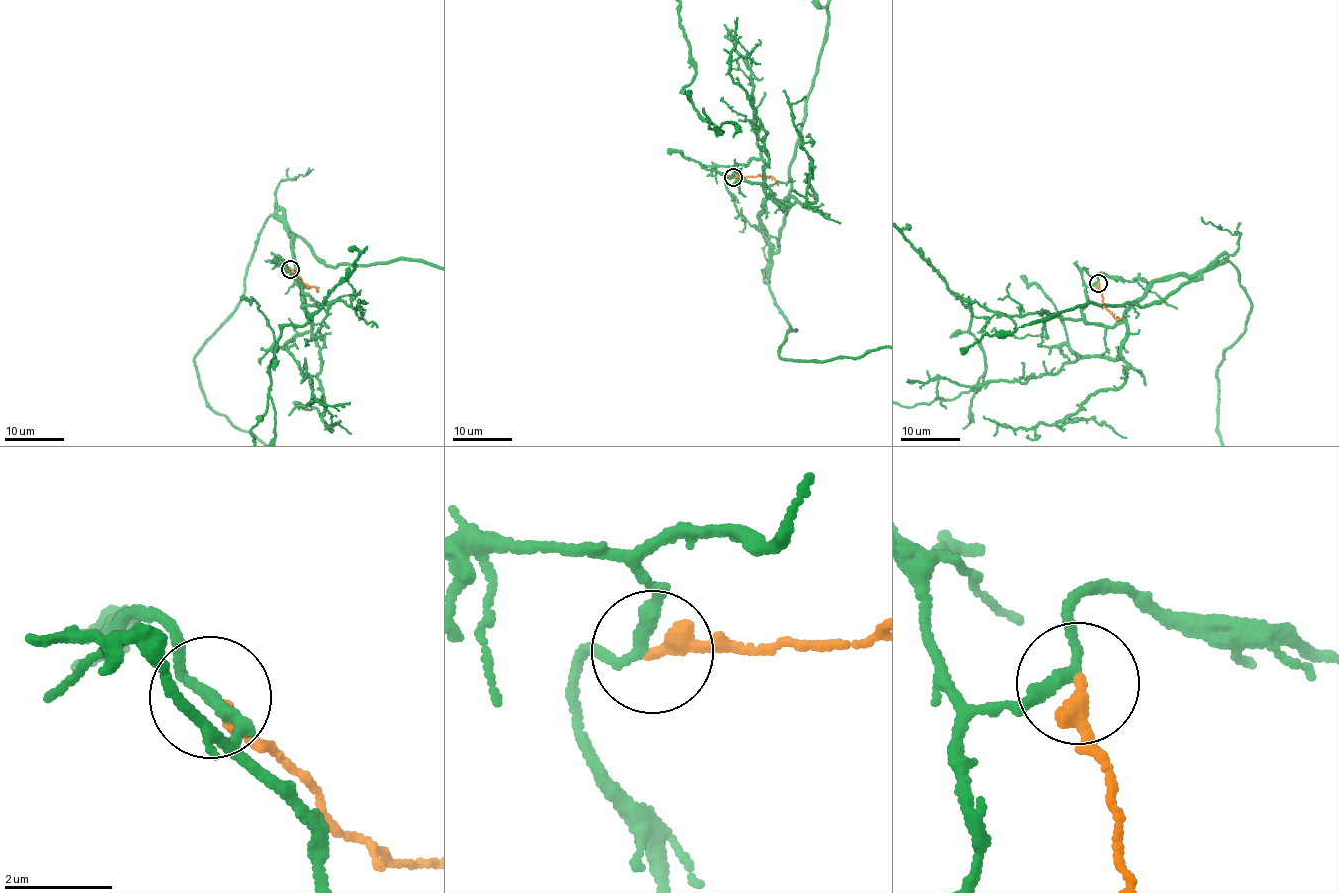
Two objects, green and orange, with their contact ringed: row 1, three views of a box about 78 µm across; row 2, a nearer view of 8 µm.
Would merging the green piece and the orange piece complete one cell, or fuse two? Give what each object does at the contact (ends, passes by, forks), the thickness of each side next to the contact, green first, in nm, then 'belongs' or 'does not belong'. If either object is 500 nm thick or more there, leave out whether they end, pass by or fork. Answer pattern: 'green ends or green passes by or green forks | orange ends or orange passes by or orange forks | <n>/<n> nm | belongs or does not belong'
green passes by | orange ends | 200/320 nm | does not belong

